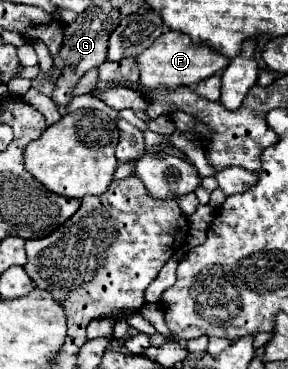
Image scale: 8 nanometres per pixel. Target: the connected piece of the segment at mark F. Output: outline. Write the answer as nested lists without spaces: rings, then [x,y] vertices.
[[[168,30],[160,34],[150,48],[138,54],[138,68],[140,68],[140,84],[146,88],[158,86],[194,86],[200,80],[210,78],[214,72],[224,70],[228,66],[228,58],[220,52],[212,50],[206,44],[194,44],[188,34]]]

